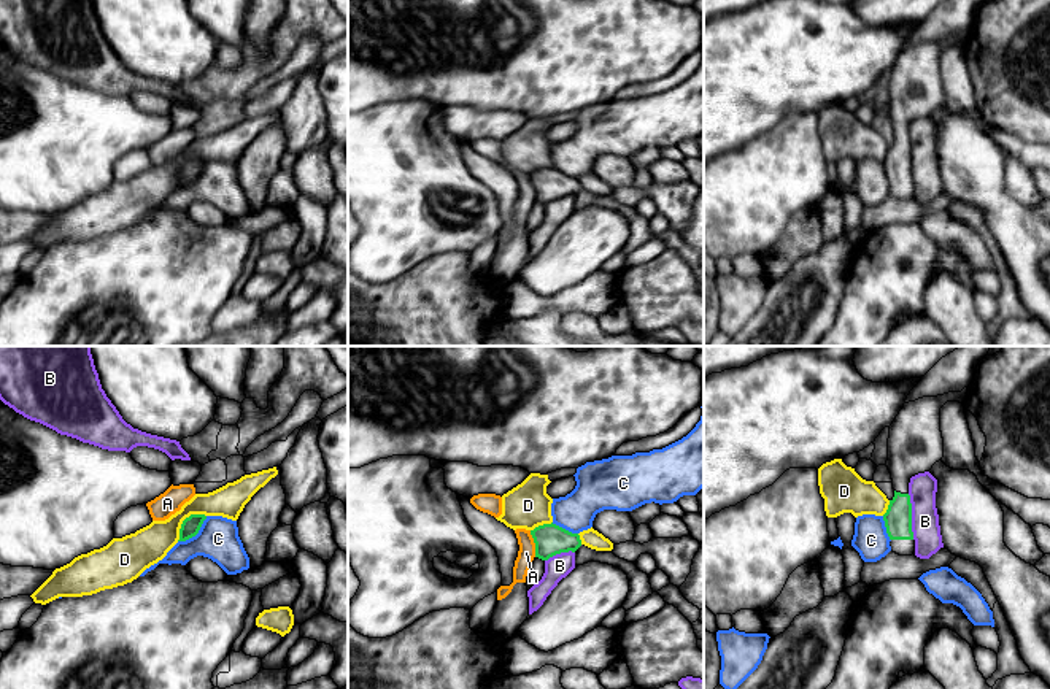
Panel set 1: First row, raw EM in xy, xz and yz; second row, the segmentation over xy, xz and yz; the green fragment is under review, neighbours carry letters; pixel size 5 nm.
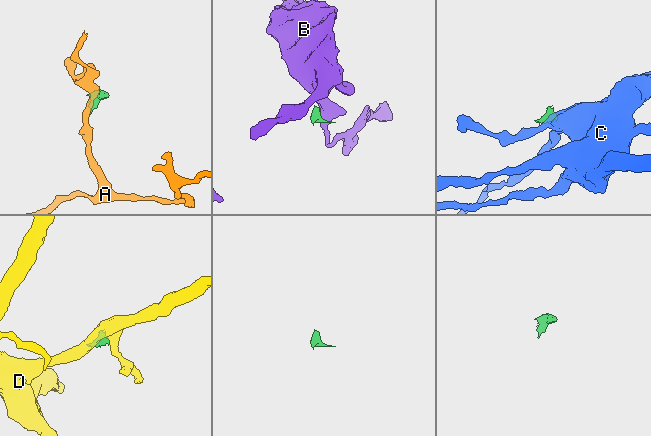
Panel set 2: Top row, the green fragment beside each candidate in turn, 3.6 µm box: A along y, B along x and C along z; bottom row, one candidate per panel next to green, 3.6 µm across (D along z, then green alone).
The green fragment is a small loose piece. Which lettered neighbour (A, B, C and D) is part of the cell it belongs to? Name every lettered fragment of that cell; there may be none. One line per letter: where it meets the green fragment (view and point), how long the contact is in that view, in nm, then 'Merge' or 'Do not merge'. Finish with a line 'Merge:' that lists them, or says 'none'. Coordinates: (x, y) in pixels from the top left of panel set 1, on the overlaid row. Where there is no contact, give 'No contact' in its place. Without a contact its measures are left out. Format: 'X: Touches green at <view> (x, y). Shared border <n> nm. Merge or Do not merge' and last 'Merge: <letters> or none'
A: Touches green at xz (534, 542). Shared border 140 nm. Do not merge
B: Touches green at yz (911, 516). Shared border 240 nm. Do not merge
C: Touches green at xy (196, 534). Shared border 200 nm. Do not merge
D: Touches green at xy (185, 519). Shared border 200 nm. Do not merge
Merge: none

